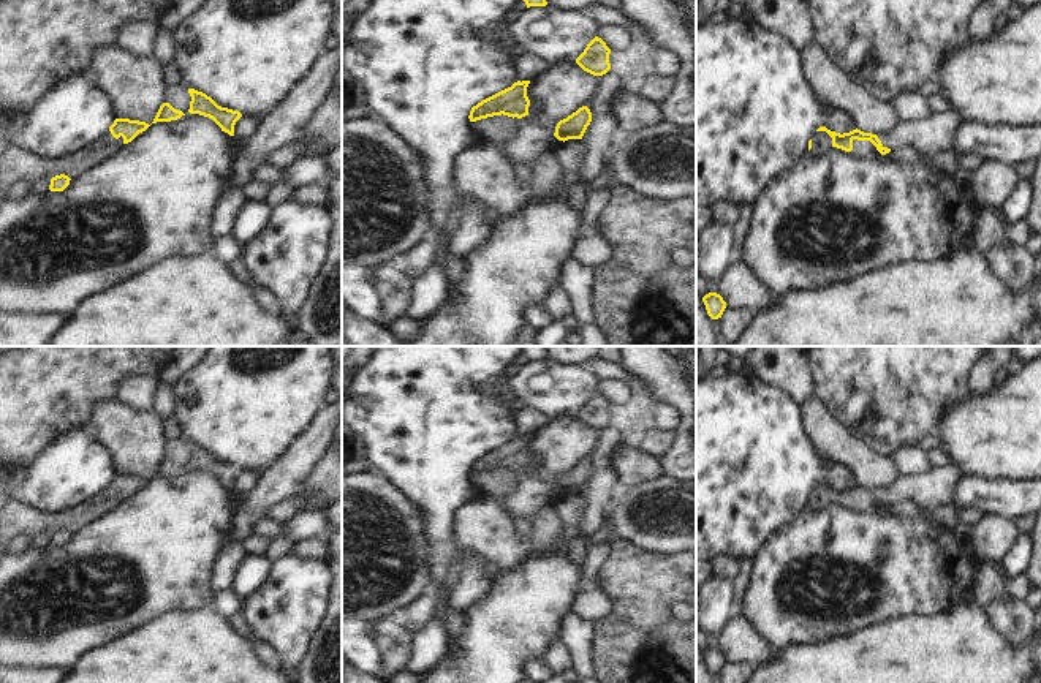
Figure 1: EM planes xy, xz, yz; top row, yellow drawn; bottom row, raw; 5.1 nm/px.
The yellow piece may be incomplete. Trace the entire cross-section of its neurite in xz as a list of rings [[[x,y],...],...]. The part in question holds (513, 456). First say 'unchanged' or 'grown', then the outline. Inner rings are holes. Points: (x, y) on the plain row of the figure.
unchanged | [[[517,435],[511,441],[483,454],[470,465],[470,476],[494,470],[508,470],[522,473],[528,470],[530,454],[527,451],[527,441],[530,435]]]

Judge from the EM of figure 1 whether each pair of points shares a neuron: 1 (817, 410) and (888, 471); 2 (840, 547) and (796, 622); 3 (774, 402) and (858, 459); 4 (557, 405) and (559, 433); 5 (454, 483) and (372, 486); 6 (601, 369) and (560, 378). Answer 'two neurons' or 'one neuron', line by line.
1: one neuron
2: one neuron
3: two neurons
4: two neurons
5: two neurons
6: two neurons

